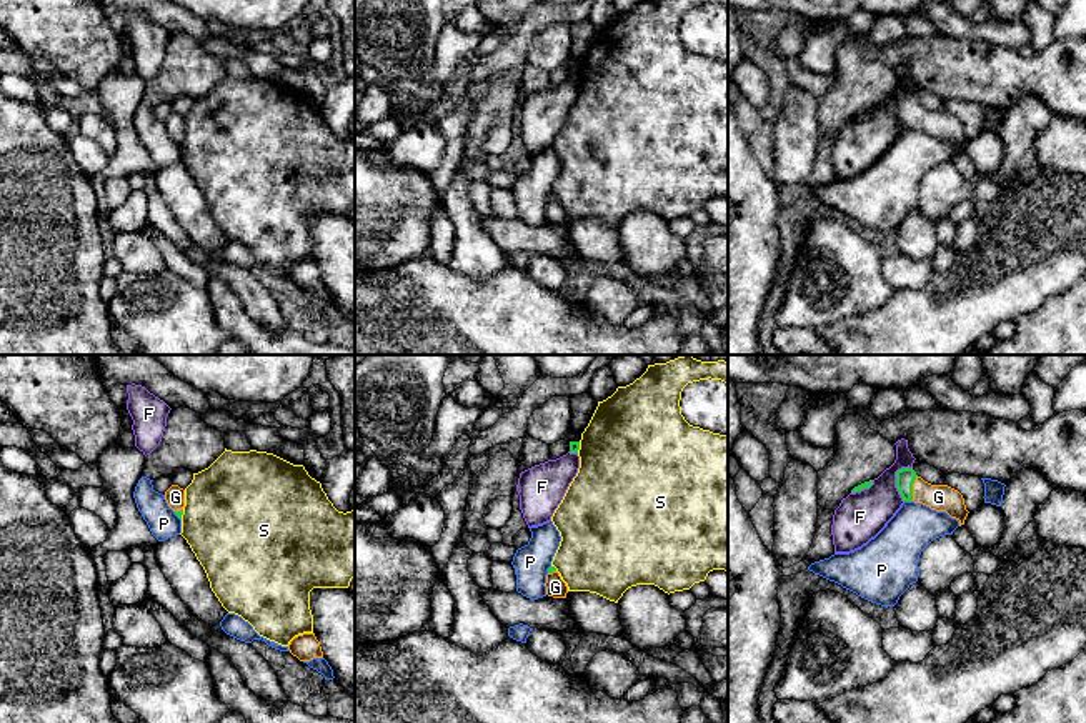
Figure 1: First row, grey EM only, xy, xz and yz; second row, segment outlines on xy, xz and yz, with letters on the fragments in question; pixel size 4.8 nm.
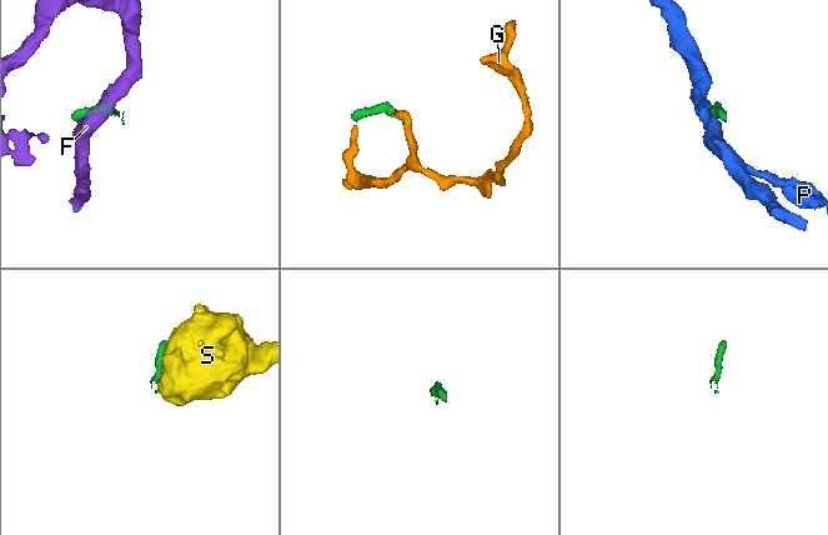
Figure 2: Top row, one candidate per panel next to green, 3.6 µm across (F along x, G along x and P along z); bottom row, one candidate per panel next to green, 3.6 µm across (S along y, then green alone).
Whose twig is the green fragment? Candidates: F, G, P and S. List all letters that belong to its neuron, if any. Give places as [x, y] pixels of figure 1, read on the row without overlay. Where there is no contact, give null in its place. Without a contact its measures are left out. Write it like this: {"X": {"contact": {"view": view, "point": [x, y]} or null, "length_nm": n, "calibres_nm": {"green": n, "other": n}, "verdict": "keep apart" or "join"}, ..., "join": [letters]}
{"F": {"contact": {"view": "yz", "point": [896, 109]}, "length_nm": 190, "calibres_nm": {"green": 90, "other": 240}, "verdict": "keep apart"}, "G": {"contact": {"view": "yz", "point": [911, 115]}, "length_nm": 130, "calibres_nm": {"green": 90, "other": 130}, "verdict": "join"}, "P": {"contact": {"view": "yz", "point": [908, 127]}, "length_nm": 40, "calibres_nm": {"green": 90, "other": 240}, "verdict": "keep apart"}, "S": {"contact": {"view": "xz", "point": [578, 74]}, "length_nm": 60, "calibres_nm": {"green": 50, "other": 480}, "verdict": "keep apart"}, "join": ["G"]}

